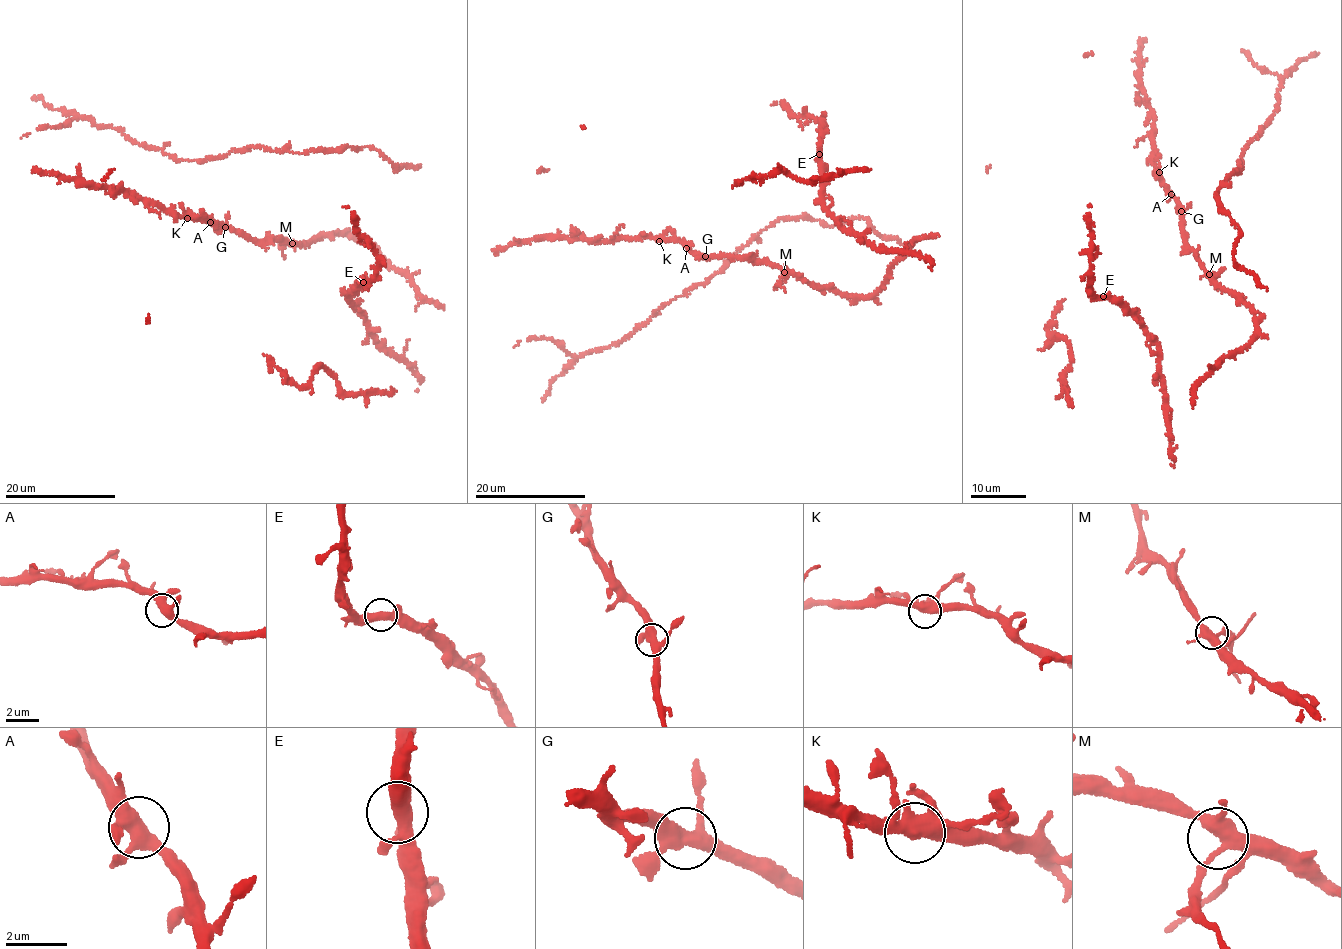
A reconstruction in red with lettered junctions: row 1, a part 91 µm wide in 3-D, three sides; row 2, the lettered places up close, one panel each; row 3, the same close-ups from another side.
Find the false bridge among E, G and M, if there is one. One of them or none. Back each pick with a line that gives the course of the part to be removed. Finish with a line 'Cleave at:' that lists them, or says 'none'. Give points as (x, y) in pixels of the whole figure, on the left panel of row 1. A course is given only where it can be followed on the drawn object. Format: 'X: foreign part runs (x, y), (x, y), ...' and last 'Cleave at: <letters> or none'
Cleave at: none

